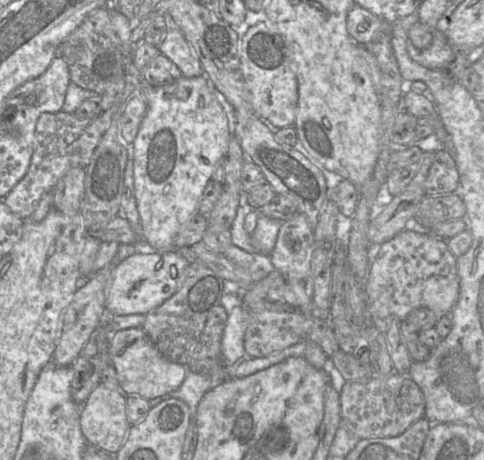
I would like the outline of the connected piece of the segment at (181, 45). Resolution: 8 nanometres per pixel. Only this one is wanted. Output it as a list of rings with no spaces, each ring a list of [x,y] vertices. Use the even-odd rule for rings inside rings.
[[[169,28],[164,41],[157,48],[179,68],[182,76],[198,77],[204,74],[198,57],[178,28]]]

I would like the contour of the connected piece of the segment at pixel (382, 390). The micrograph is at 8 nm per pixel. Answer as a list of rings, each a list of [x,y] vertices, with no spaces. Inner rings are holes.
[[[396,372],[374,376],[365,381],[345,382],[340,390],[341,426],[360,439],[395,437],[425,416],[425,399],[420,387],[409,377]]]

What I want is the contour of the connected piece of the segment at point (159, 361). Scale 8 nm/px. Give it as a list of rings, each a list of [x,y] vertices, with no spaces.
[[[128,328],[112,333],[109,354],[117,372],[119,389],[125,395],[138,394],[149,400],[177,389],[184,381],[187,368],[168,360],[142,328]]]

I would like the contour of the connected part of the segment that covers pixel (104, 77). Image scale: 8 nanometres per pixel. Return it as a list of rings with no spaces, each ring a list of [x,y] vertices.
[[[106,7],[96,8],[89,12],[83,22],[60,44],[58,55],[62,57],[69,69],[71,82],[81,88],[92,90],[102,96],[115,79],[124,78],[129,73],[129,61],[131,60],[131,44],[124,48],[120,38],[113,30],[108,10]]]

